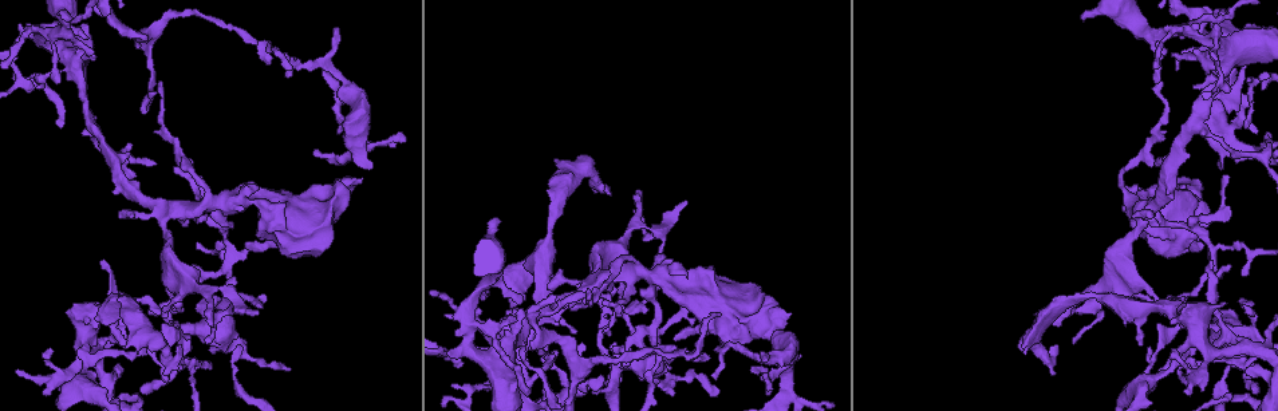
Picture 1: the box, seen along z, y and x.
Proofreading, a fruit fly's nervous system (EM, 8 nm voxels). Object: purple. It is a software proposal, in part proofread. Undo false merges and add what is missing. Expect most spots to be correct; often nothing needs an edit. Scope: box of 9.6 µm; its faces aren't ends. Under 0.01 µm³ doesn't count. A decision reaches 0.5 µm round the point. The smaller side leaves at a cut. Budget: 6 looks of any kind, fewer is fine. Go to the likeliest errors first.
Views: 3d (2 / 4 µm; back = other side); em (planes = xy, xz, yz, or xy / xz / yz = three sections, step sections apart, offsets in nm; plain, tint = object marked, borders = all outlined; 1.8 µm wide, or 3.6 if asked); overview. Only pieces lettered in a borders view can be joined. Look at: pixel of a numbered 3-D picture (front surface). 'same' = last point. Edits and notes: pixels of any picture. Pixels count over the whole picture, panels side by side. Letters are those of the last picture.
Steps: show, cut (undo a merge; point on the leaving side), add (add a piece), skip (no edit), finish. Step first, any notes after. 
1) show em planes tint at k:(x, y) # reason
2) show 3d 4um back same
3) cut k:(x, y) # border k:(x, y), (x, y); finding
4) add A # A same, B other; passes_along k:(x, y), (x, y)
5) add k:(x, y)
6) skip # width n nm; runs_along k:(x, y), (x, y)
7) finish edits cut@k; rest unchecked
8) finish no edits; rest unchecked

show 3d 2um at 1:(1213, 251) # sharp bend

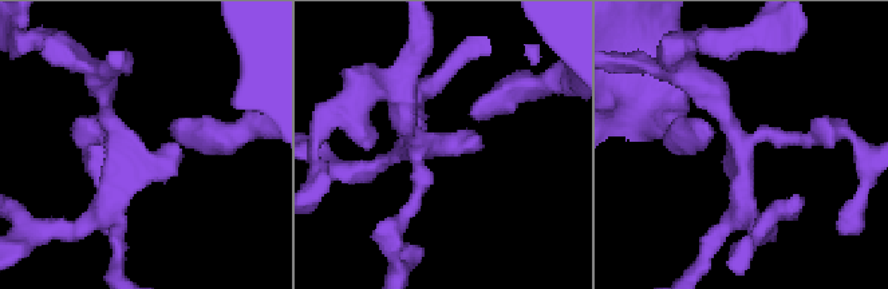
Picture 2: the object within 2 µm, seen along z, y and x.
show em planes tint at 2:(738, 160) # arms 4

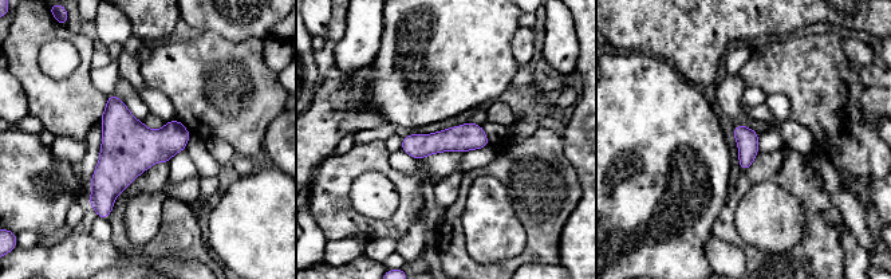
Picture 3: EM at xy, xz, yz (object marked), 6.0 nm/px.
show em planes borders same

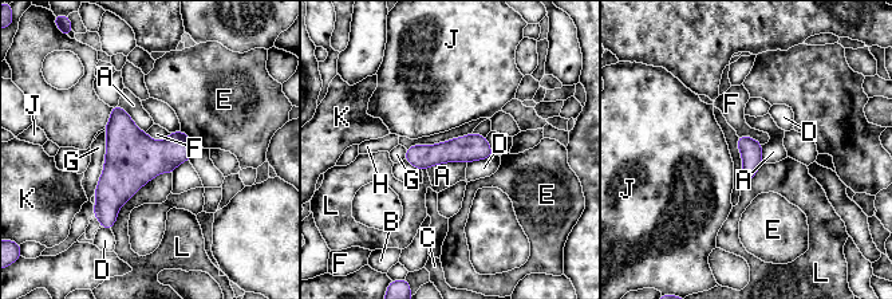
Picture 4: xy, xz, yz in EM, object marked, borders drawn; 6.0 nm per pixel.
skip # width 140 nm; longest_contact L 500 nm; A other, B other, C other, D other, E other, F other, G other, H other, J other, K other, L other; one neuron here

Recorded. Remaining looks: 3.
show em xy step 8 plain at 1:(759, 360) # touches itself

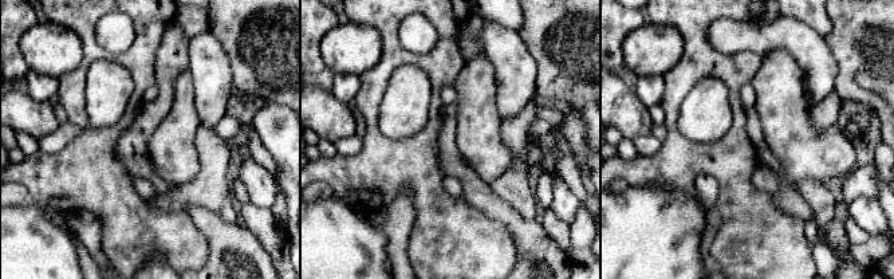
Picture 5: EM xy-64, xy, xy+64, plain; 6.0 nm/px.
show em xy step 8 borders same

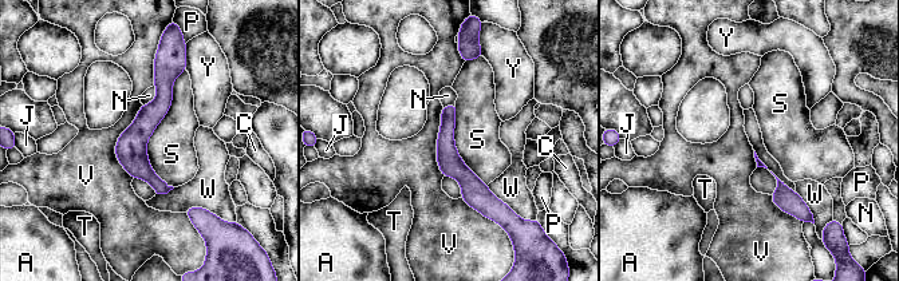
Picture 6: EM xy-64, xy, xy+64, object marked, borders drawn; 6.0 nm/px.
skip # width 30 nm; A other, C other, J other, N other, P other, S other, T other, V other, W other, Y other; border 6:(185, 68), (146, 145), (173, 188); all the same neuron

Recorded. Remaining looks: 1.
show em xy step 4 borders at 1:(128, 348) # an open end

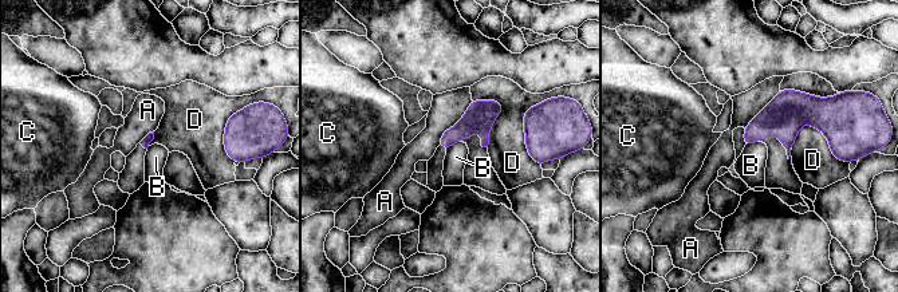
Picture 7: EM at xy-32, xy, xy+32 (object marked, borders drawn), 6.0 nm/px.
skip # A other, B other, C other, D other; border 7:(460, 141), (456, 141), (446, 150); no lettered piece goes on from it

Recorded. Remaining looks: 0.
finish no edits; rest unchecked

